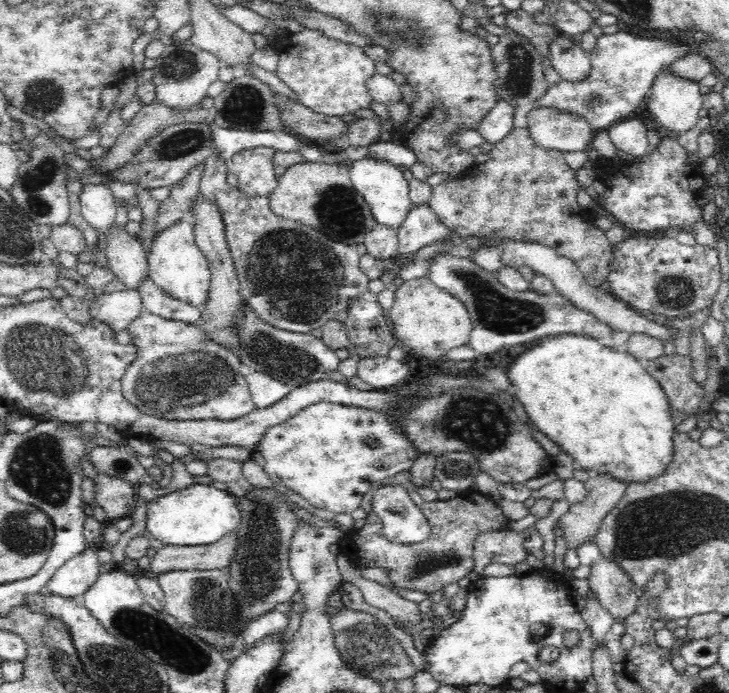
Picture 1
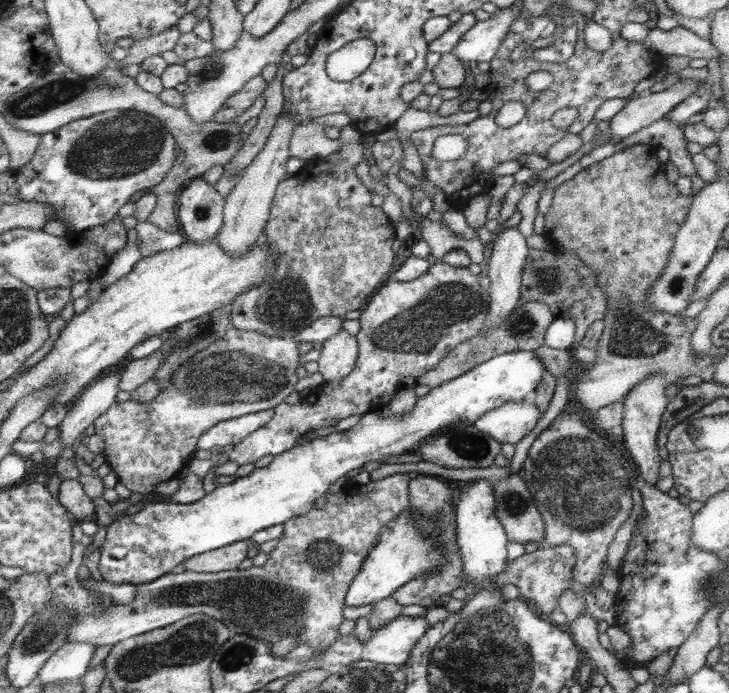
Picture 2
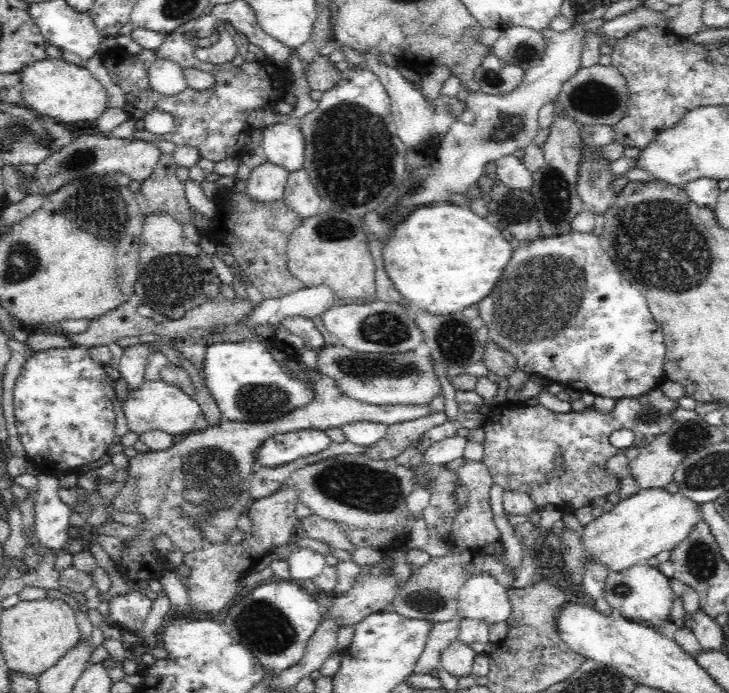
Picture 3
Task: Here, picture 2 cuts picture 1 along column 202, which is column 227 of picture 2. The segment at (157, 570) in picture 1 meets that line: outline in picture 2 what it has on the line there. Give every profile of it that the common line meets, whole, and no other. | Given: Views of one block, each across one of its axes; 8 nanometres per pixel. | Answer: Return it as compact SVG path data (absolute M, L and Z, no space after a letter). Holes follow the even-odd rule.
M250 539L234 542L234 545L224 546L222 549L206 551L190 557L179 567L181 570L191 570L199 573L217 573L225 570L238 569L240 562L252 556L254 550L250 546Z

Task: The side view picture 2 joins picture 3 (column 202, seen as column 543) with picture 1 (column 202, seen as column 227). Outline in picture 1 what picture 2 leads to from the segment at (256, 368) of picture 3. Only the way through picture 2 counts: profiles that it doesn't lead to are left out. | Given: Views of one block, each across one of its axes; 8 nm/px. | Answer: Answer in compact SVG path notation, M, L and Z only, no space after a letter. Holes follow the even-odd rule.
M192 484L174 492L162 492L147 502L147 530L152 538L169 546L212 545L234 532L241 521L236 497L215 484Z

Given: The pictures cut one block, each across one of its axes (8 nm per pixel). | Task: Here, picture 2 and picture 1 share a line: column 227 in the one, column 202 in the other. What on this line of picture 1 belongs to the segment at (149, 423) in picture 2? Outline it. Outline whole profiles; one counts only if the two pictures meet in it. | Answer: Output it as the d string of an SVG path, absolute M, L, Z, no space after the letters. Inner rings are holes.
M142 310L127 330L137 355L122 375L121 388L138 411L165 421L234 421L255 410L247 380L240 373L240 358L235 351L210 340L198 324L164 320Z

